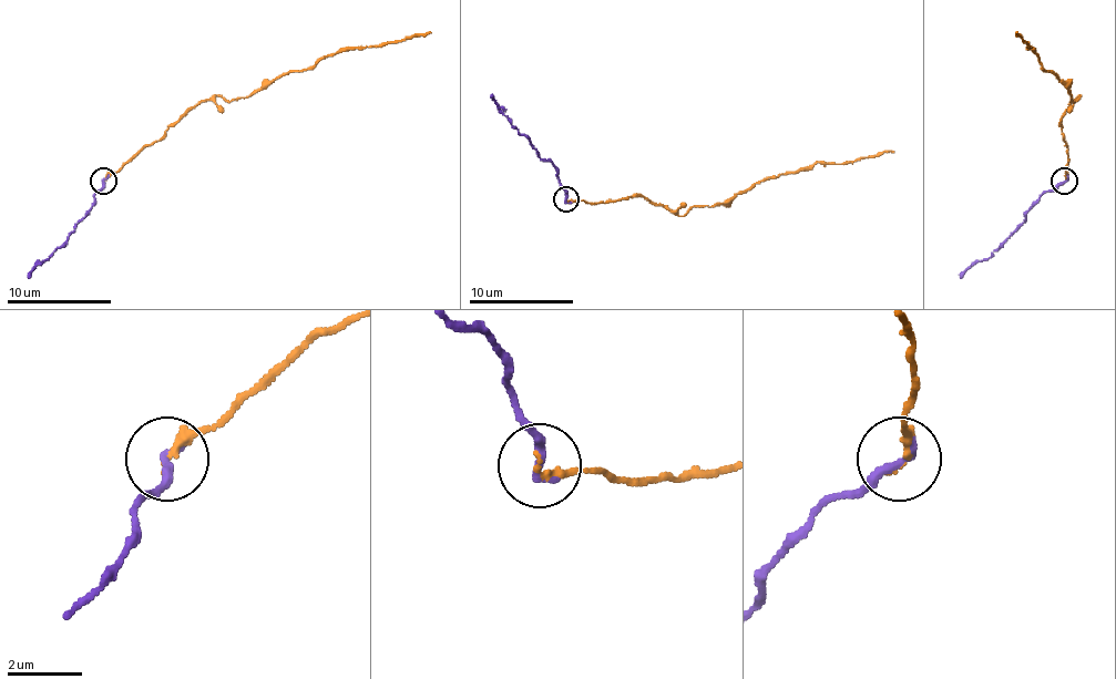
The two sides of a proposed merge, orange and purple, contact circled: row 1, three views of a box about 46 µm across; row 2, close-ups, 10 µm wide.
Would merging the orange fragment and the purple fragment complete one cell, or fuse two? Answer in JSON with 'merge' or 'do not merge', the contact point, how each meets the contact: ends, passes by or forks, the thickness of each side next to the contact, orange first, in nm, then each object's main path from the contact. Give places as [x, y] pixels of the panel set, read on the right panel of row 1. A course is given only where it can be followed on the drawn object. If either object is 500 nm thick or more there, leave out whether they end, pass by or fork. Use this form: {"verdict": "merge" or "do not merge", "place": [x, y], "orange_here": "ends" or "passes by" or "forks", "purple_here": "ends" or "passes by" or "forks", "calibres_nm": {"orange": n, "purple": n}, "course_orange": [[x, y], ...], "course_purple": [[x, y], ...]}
{"verdict": "merge", "place": [1064, 181], "orange_here": "ends", "purple_here": "ends", "calibres_nm": {"orange": 220, "purple": 280}, "course_orange": [[1064, 179], [1067, 146], [1062, 115], [1081, 96], [1073, 100], [1015, 32]], "course_purple": [[1064, 179], [1041, 195], [1021, 227], [961, 279]]}

